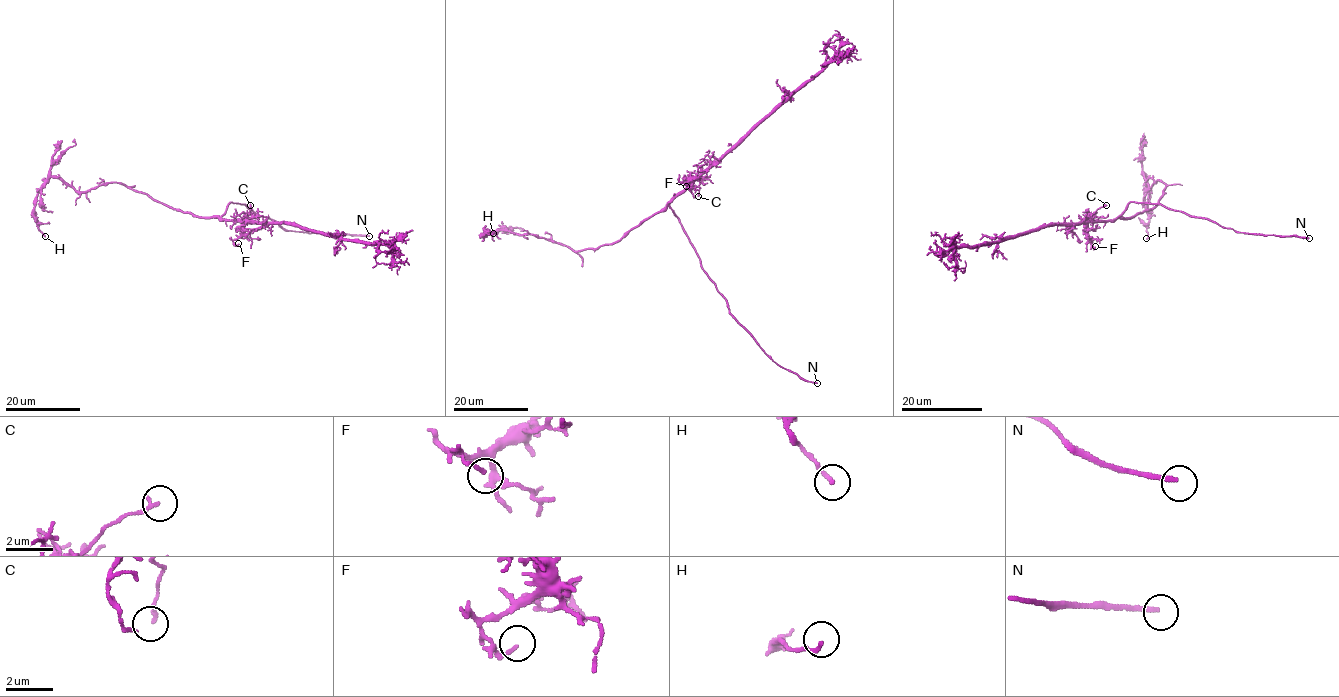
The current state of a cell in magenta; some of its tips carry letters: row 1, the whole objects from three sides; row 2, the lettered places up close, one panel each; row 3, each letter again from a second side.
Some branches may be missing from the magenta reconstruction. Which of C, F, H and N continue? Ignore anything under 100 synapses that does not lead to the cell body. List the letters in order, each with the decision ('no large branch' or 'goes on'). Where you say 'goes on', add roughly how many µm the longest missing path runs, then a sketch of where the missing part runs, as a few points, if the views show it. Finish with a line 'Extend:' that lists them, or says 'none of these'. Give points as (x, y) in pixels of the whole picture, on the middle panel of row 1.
C: no large branch
F: no large branch
H: no large branch
N: goes on; about 20 µm are missing
Extend: N

